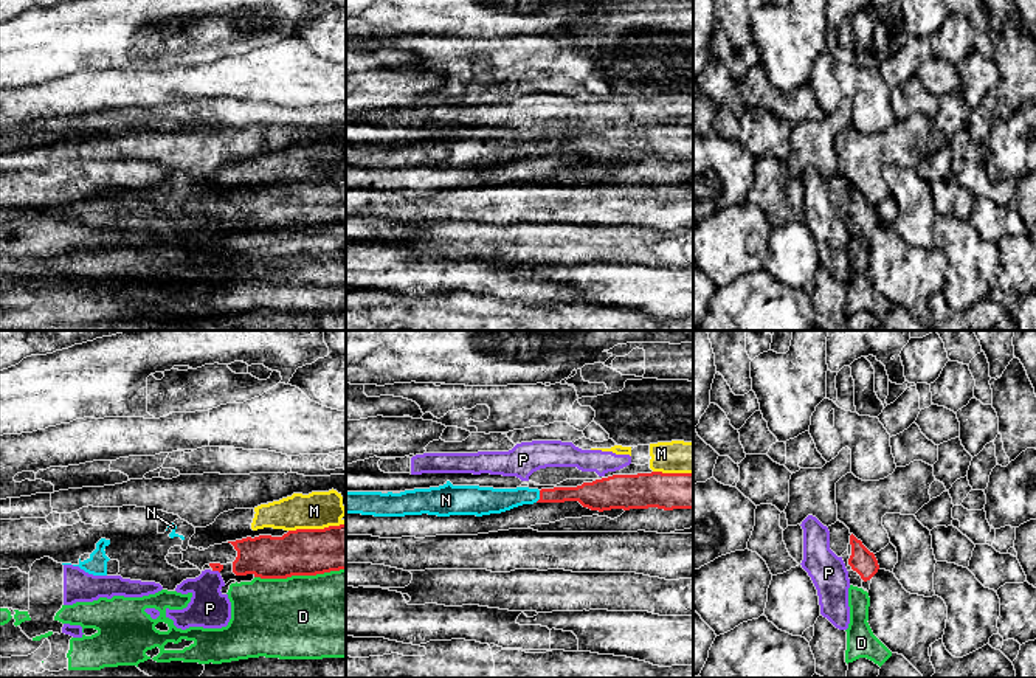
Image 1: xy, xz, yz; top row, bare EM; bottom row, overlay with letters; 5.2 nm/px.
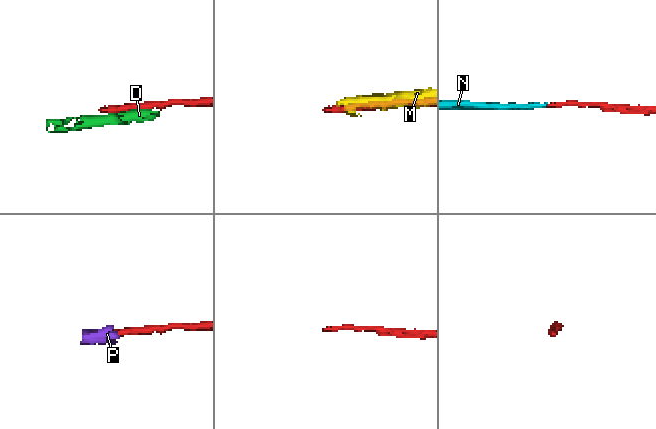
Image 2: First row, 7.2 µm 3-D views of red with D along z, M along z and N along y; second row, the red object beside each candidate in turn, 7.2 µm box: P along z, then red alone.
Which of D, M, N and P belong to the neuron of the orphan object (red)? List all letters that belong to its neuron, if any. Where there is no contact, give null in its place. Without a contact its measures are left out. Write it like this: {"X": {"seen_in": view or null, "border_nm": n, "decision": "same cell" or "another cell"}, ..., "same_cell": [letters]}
{"D": {"seen_in": "xy", "border_nm": 480, "decision": "another cell"}, "M": {"seen_in": "xy", "border_nm": 300, "decision": "another cell"}, "N": {"seen_in": "xz", "border_nm": 70, "decision": "same cell"}, "P": {"seen_in": "xy", "border_nm": 40, "decision": "another cell"}, "same_cell": ["N"]}

